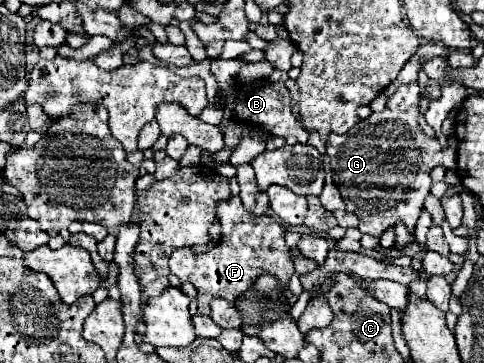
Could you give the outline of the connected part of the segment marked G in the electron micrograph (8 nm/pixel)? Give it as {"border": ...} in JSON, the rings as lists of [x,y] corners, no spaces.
{"border":[[[401,85],[381,113],[371,113],[359,121],[347,135],[331,133],[327,137],[327,155],[331,159],[333,183],[351,213],[359,217],[359,231],[381,237],[399,221],[415,233],[423,201],[431,187],[431,169],[441,165],[455,169],[457,153],[441,149],[437,139],[423,135],[419,127],[419,85]]]}

